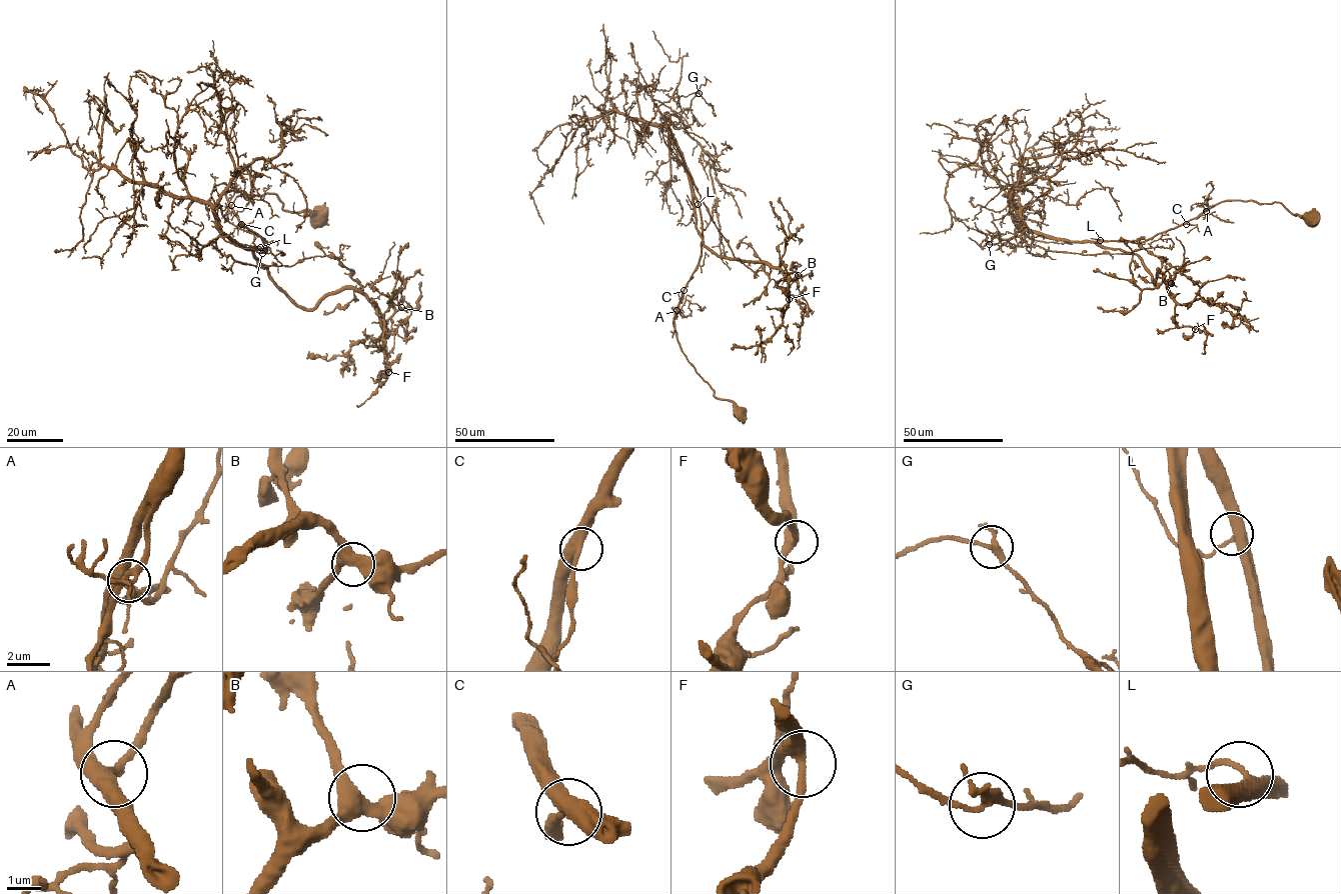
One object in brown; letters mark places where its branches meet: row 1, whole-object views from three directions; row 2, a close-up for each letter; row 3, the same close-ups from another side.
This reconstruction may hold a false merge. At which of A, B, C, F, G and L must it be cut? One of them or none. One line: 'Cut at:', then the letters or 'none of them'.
Cut at: none of them

